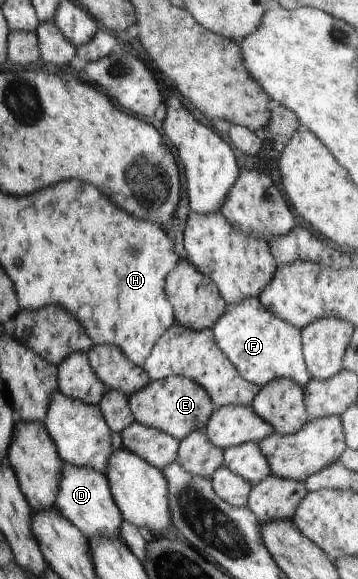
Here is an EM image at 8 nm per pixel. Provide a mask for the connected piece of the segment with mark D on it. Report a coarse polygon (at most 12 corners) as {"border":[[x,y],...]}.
{"border":[[64,463],[54,506],[87,538],[121,540],[104,473]]}

